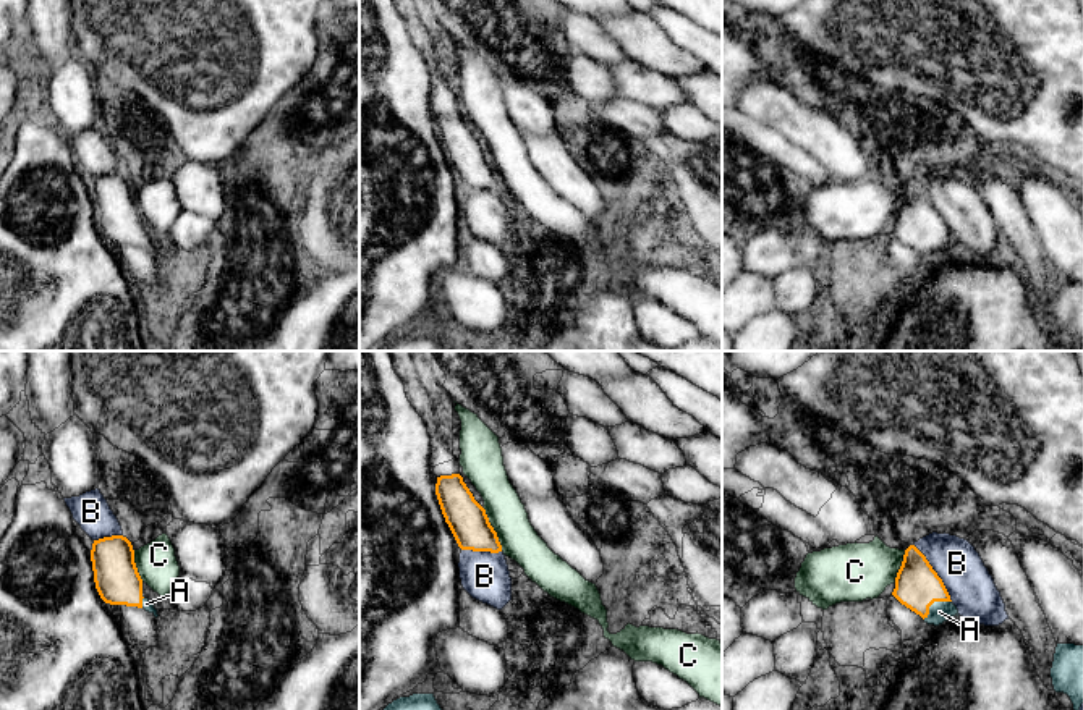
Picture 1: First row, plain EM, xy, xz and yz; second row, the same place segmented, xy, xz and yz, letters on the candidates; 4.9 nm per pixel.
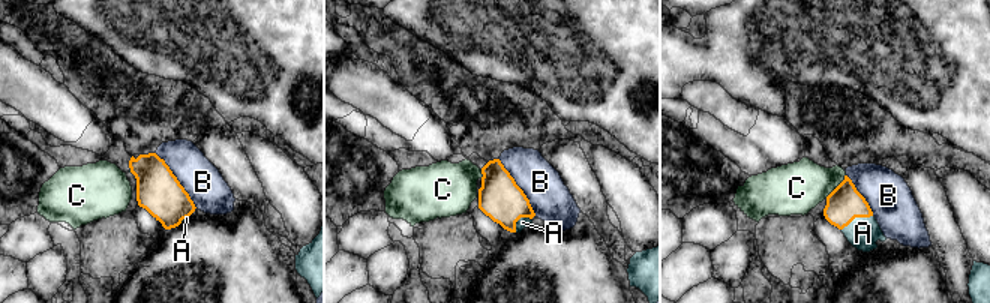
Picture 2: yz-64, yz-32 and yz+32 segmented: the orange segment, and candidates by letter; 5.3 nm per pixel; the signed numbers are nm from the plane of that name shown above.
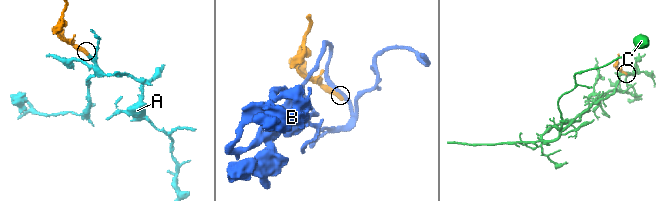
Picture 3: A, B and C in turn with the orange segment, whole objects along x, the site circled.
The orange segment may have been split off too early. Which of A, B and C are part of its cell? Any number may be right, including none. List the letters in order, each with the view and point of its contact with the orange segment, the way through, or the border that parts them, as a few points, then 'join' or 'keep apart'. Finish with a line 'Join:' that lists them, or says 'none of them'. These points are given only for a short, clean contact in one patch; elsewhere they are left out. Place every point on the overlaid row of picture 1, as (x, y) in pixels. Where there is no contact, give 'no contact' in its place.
A: yz (934, 600) | across yz (917, 586), (934, 600), (939, 612) | join
B: yz (936, 573) | keep apart
C: xz (492, 529) | along xz (483, 508), (502, 550) | keep apart
Join: A

